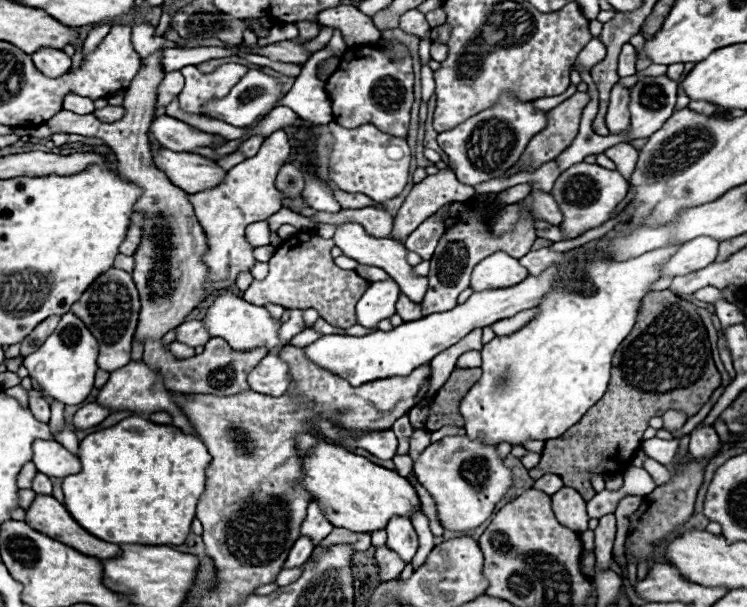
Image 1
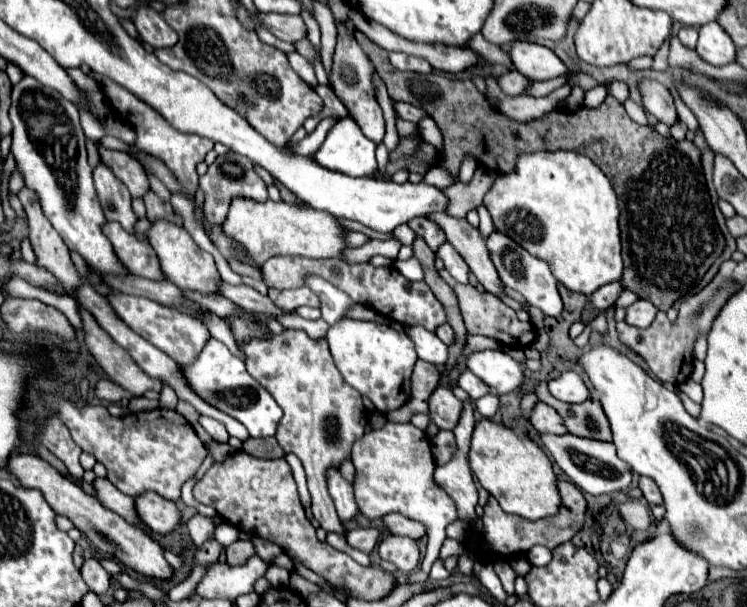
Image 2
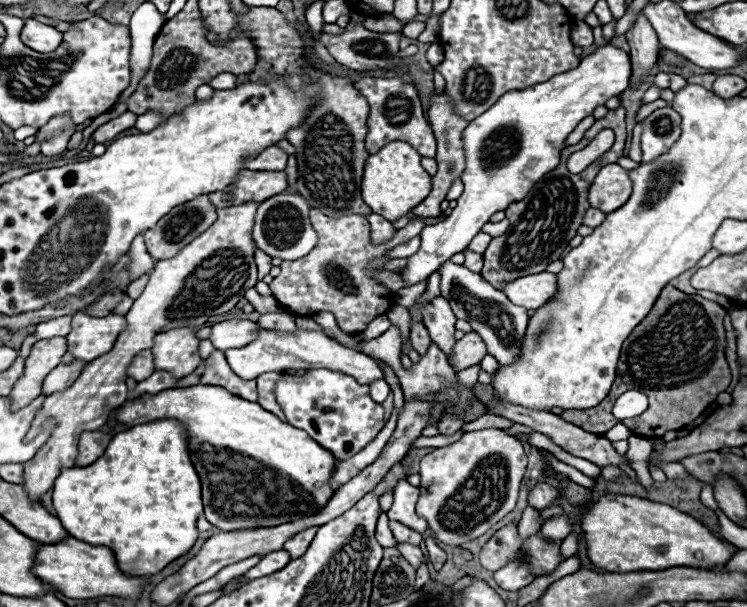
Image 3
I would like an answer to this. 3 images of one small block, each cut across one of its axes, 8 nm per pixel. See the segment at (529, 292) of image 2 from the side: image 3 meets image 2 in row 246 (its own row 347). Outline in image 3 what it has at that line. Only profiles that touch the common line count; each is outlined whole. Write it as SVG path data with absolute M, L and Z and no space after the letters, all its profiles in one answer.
M448 260L440 266L438 272L442 276L442 296L450 302L456 318L464 318L472 324L472 330L482 336L488 346L488 354L492 354L500 362L500 366L516 362L522 352L522 342L530 320L528 310L512 304L502 290L496 290L480 274L468 270L462 264Z

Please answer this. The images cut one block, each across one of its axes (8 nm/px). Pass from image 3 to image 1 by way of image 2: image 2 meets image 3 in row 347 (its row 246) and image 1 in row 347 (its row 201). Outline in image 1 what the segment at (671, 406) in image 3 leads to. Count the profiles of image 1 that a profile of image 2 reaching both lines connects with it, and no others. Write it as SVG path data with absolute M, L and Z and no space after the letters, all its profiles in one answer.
M668 290L648 292L640 302L634 330L618 346L612 358L610 384L606 394L582 416L578 424L574 424L562 436L546 440L546 446L542 450L542 460L536 468L530 470L530 476L538 480L544 474L558 474L564 480L564 486L576 488L584 500L590 500L594 496L594 490L590 484L592 476L594 474L606 476L606 474L616 474L624 470L628 462L632 460L632 456L638 452L642 434L648 428L650 418L662 416L666 410L684 410L684 414L694 416L708 402L708 398L718 386L720 386L720 372L714 366L708 334L696 312L696 306L684 298L674 296Z

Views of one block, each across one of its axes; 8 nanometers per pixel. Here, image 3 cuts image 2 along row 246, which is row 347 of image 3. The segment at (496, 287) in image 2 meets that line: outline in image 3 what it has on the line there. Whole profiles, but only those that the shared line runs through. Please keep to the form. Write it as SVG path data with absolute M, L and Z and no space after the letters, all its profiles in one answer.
M468 332L464 338L460 338L454 346L454 352L452 352L452 358L450 358L450 364L456 372L460 370L466 370L474 364L480 364L480 360L486 356L486 344L484 340L476 334L476 332Z

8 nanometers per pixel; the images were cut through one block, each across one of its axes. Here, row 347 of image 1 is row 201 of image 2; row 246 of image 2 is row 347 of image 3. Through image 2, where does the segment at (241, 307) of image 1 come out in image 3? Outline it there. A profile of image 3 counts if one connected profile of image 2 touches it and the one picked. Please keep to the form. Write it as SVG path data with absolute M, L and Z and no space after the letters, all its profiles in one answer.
M262 330L258 338L244 346L244 348L232 348L226 354L226 360L230 368L236 372L240 378L258 378L264 372L272 370L284 370L284 368L294 368L294 370L310 370L310 368L334 368L338 372L348 372L360 384L370 384L372 380L384 378L384 372L380 370L378 362L370 356L364 356L362 352L356 352L352 348L346 348L322 332L310 332L310 330L296 330L294 336L278 336L274 330Z

